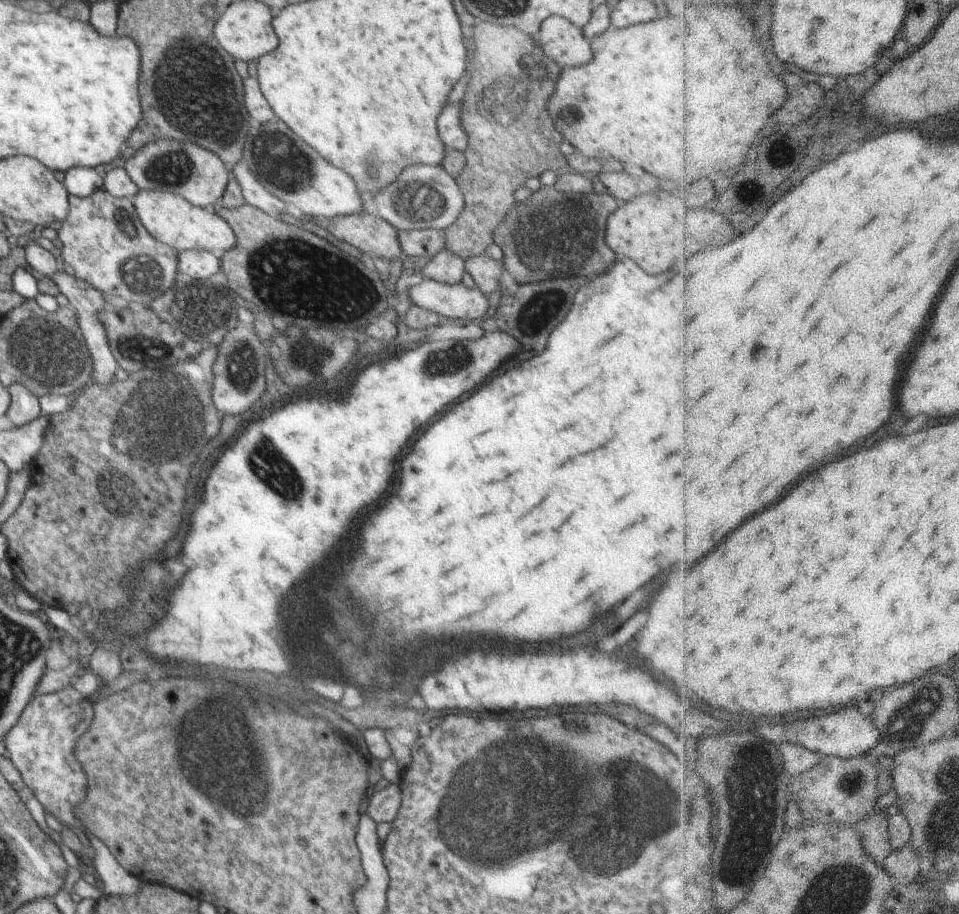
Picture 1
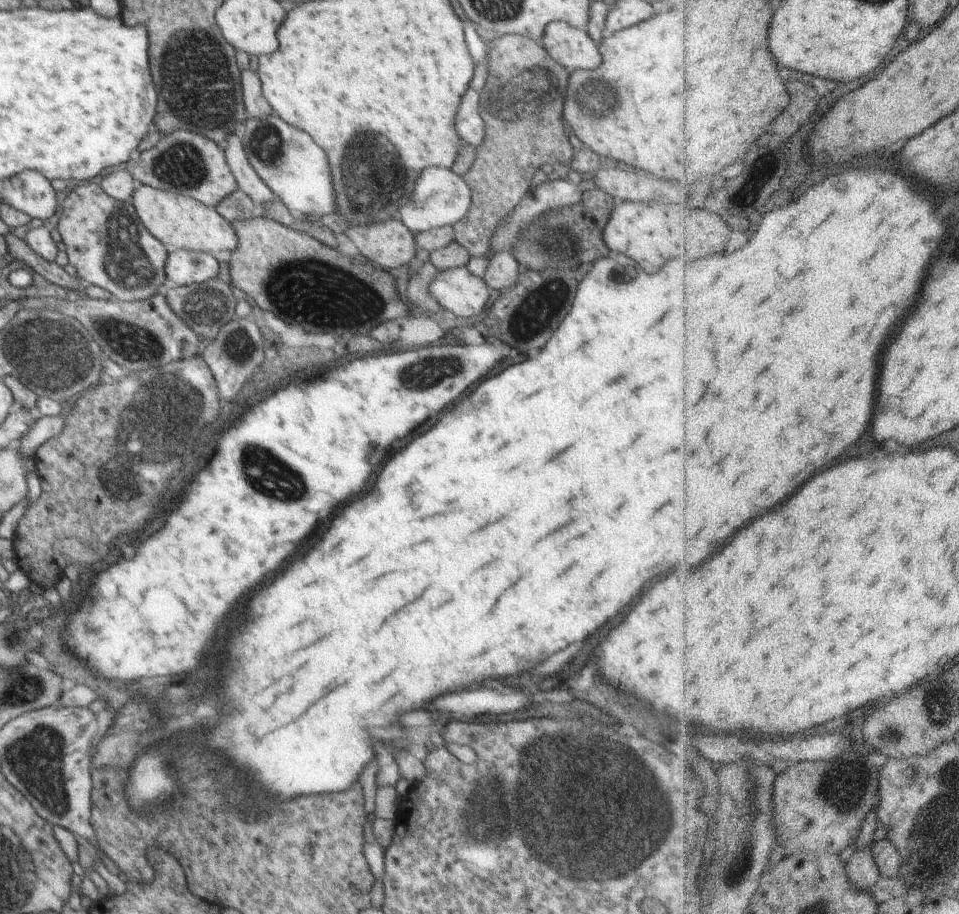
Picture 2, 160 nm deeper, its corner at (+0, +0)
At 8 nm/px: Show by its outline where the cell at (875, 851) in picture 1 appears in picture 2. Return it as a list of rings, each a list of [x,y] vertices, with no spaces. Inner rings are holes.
[[[873,842],[870,847],[856,852],[847,866],[852,884],[856,886],[855,889],[864,893],[870,893],[870,890],[878,884],[881,876],[873,855],[873,848],[876,844],[876,842]]]

